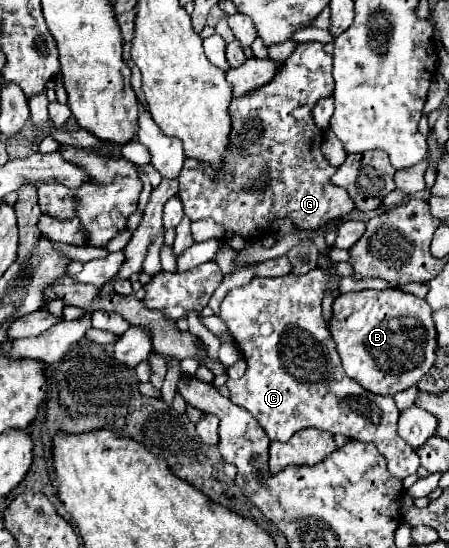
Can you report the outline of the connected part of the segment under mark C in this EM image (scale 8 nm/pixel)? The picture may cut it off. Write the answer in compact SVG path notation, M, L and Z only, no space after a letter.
M315 268L303 276L287 274L281 278L253 278L247 286L233 288L223 298L219 308L219 318L233 334L235 344L247 362L247 370L243 378L227 380L230 399L253 414L253 418L261 424L261 428L267 432L271 440L285 442L303 428L317 428L333 436L343 434L349 440L375 444L379 454L385 456L387 470L391 472L391 476L403 480L405 476L417 472L419 456L397 434L399 410L393 402L393 396L379 396L367 392L361 384L357 384L353 378L349 378L343 372L339 354L335 350L335 342L321 314L321 300L329 278L331 276L325 274L321 268Z

